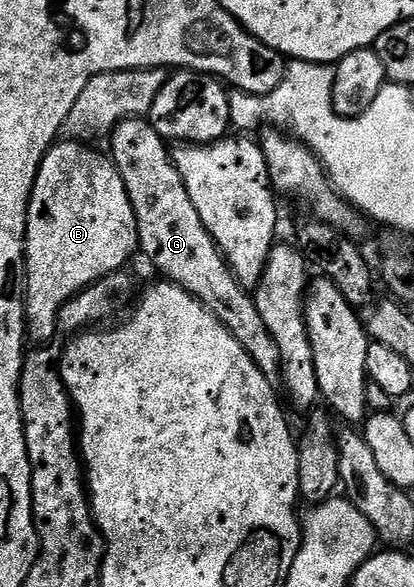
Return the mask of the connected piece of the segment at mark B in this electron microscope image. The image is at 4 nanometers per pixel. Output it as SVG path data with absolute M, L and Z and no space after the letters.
M58 141L47 151L35 180L33 195L29 201L29 215L27 216L27 232L25 233L25 317L27 319L27 338L30 343L49 342L57 334L57 317L62 317L65 305L76 294L80 294L94 282L101 278L106 278L109 274L118 273L121 266L134 253L138 253L137 245L137 217L135 208L131 208L131 200L127 196L127 188L123 184L123 176L119 176L117 165L112 157L100 154L97 150L92 150L92 145L82 142Z

